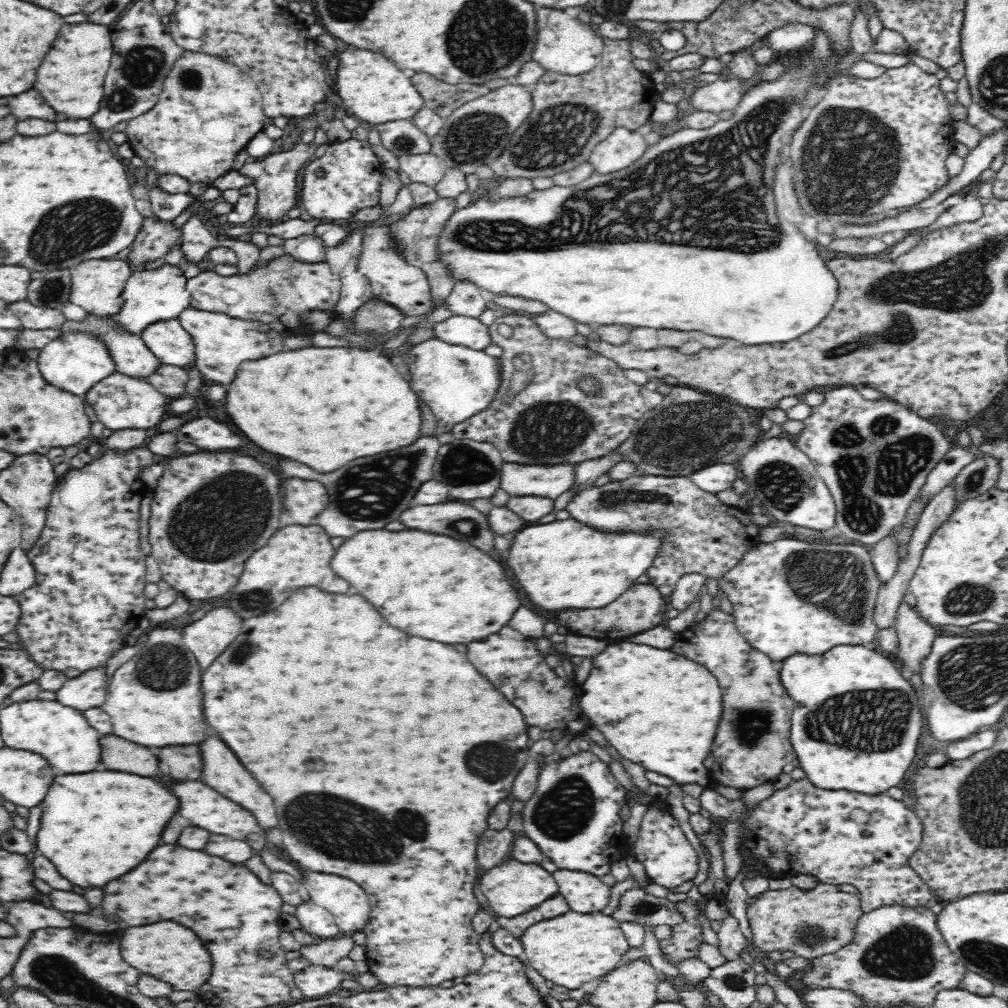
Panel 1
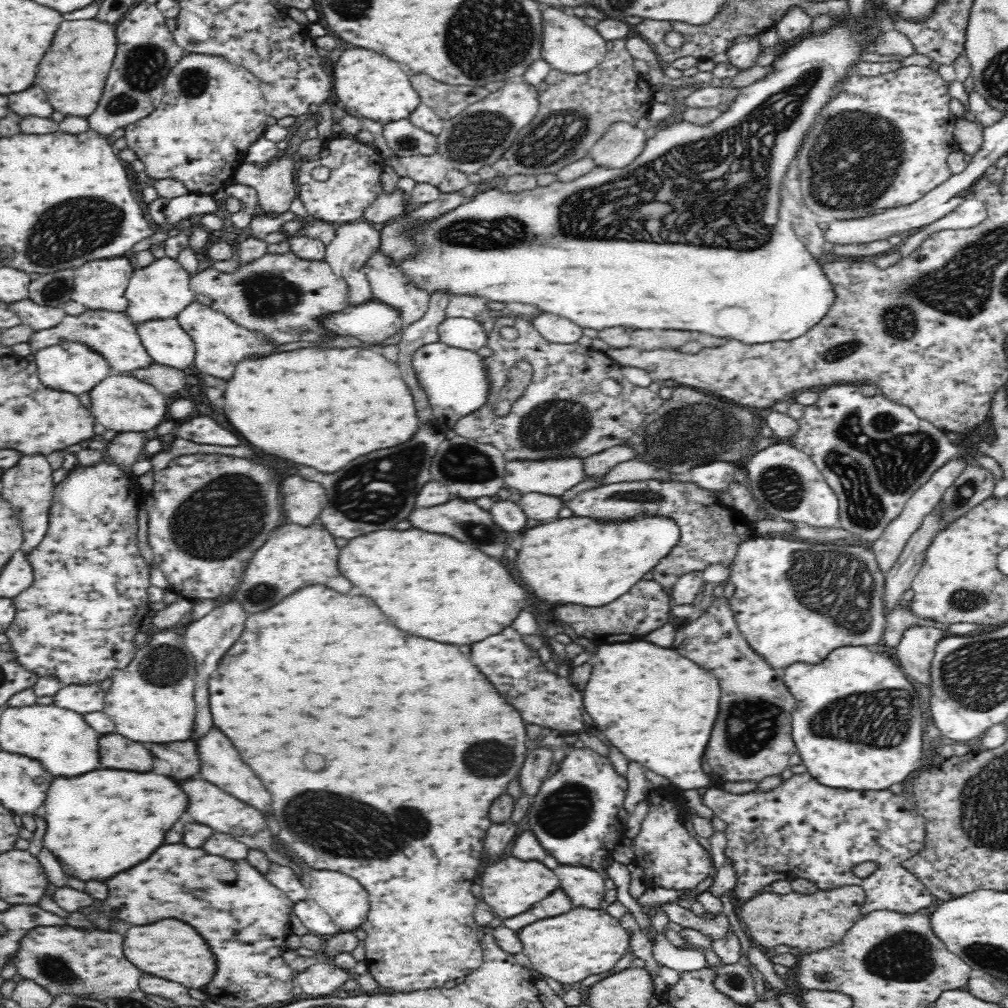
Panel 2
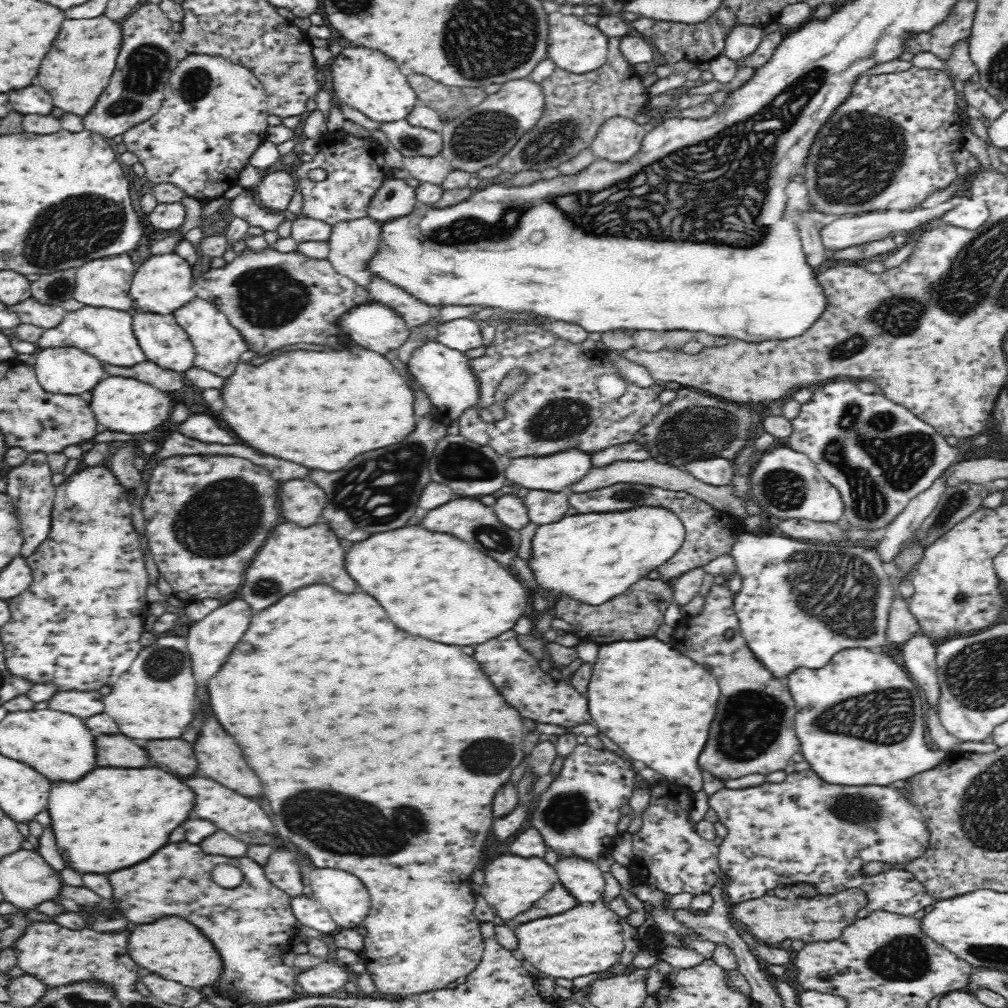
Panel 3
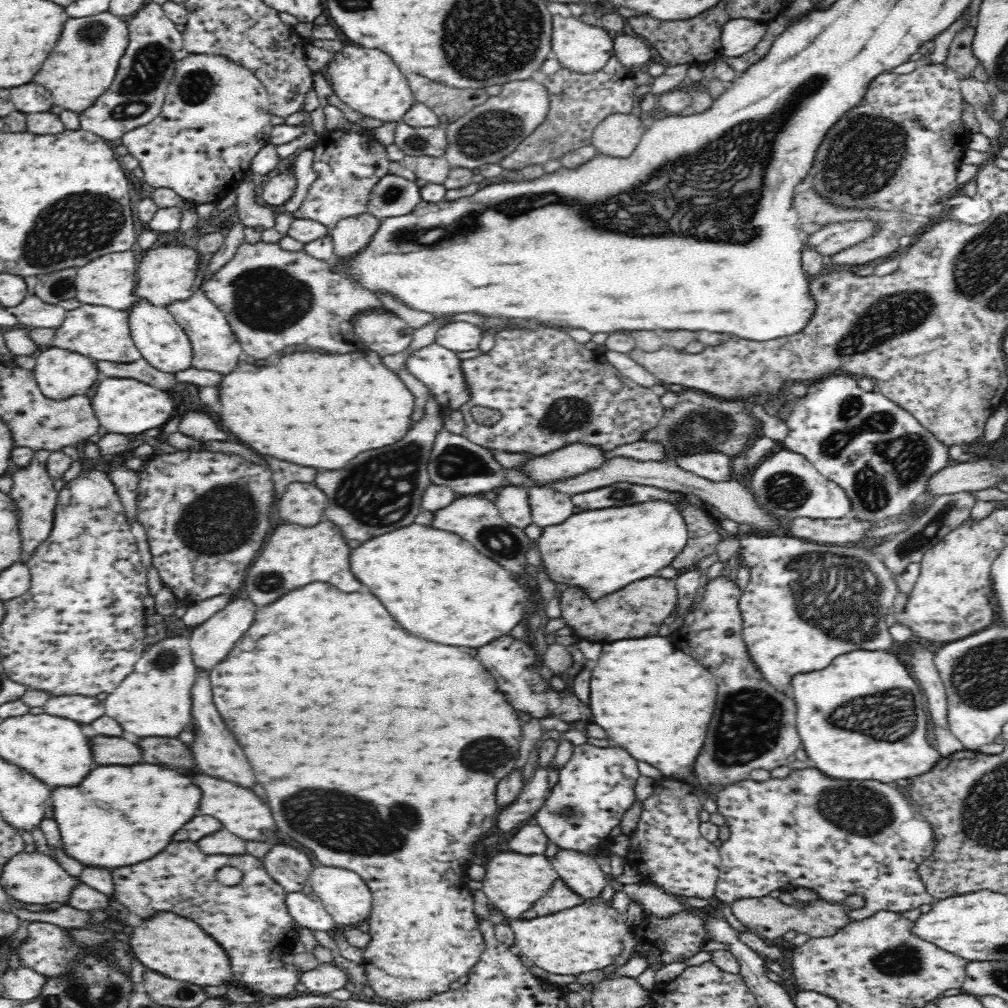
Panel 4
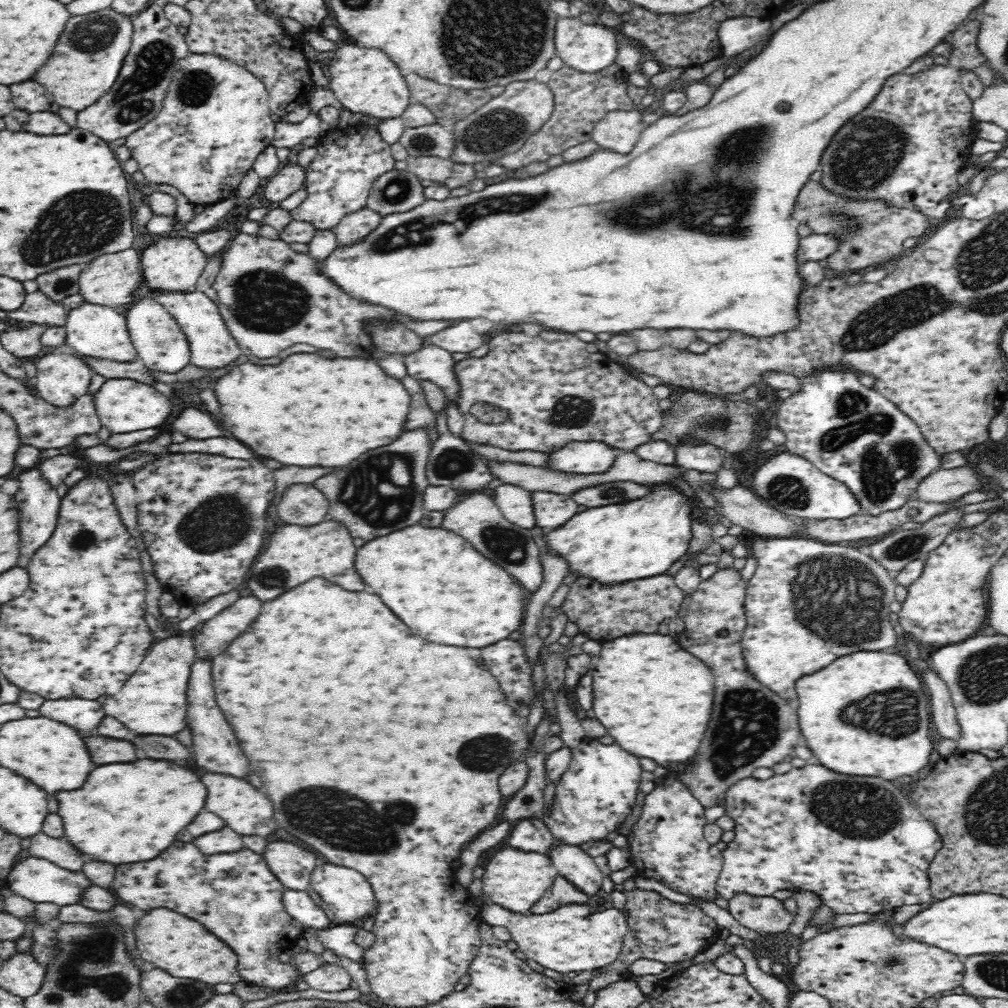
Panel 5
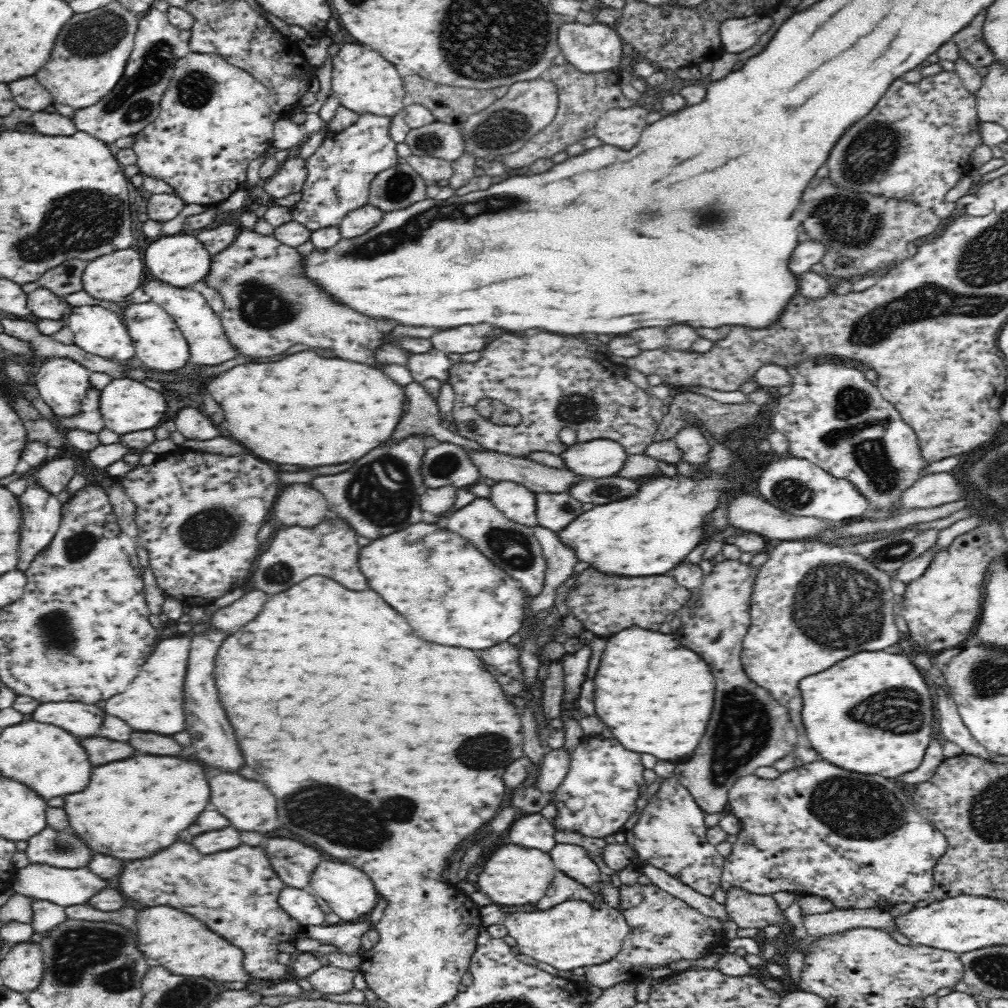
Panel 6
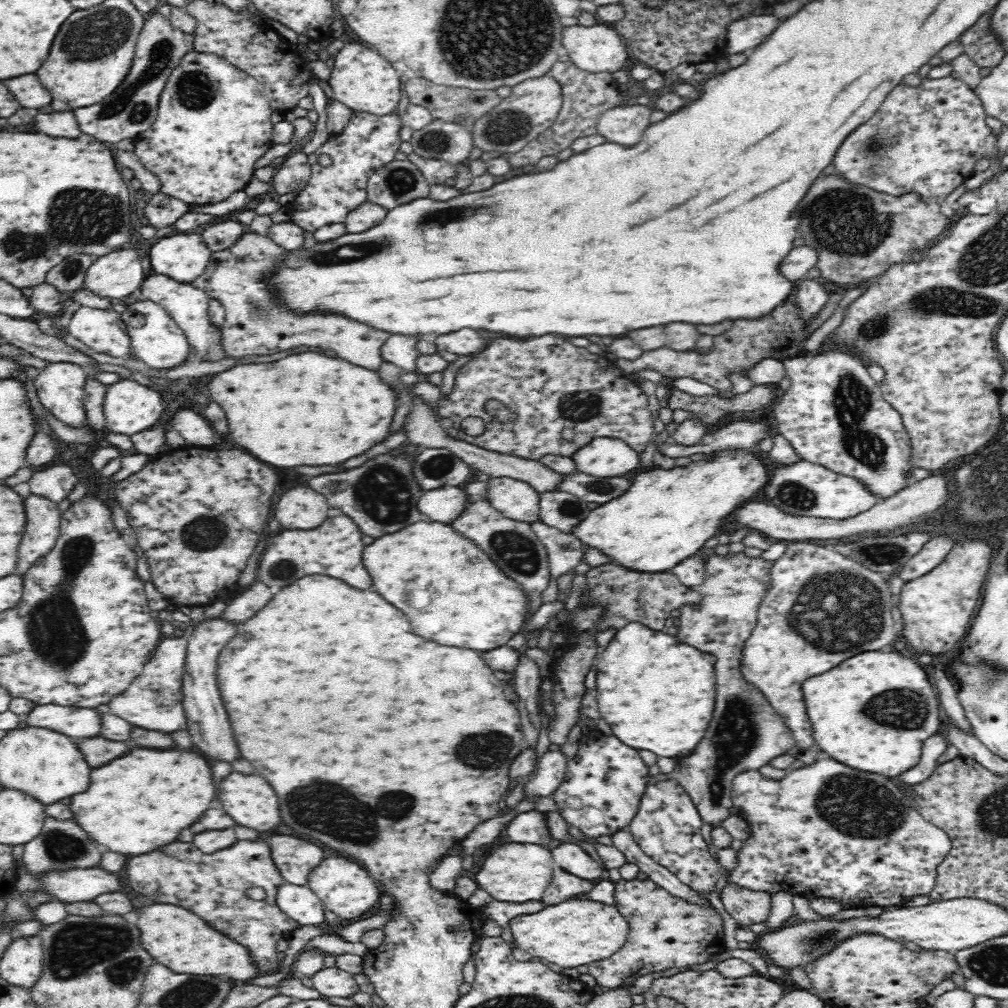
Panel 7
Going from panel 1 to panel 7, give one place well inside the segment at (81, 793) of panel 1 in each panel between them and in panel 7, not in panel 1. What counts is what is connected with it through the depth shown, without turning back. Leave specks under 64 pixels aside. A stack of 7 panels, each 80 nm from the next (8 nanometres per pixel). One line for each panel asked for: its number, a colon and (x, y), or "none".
2: (102, 823)
3: (116, 817)
4: (120, 815)
5: (124, 813)
6: (131, 808)
7: (137, 803)

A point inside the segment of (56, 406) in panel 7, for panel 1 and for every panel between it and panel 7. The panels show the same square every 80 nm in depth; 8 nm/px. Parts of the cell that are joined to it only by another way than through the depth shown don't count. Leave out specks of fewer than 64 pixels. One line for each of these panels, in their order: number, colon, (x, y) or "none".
1: (74, 362)
2: (71, 367)
3: (65, 371)
4: (60, 373)
5: (62, 378)
6: (62, 383)

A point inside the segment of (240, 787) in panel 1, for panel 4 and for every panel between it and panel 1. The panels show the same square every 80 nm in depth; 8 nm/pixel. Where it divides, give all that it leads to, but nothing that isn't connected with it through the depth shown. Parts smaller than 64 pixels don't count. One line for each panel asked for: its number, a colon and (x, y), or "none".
2: (221, 764)
3: (219, 758)
4: (216, 752)

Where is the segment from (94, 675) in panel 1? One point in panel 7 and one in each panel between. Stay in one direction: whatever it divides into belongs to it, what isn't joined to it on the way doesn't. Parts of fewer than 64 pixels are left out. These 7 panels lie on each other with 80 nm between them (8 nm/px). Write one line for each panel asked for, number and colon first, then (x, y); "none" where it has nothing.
2: (82, 699)
3: (81, 704)
4: (85, 709)
5: (83, 714)
6: (80, 719)
7: (75, 722)

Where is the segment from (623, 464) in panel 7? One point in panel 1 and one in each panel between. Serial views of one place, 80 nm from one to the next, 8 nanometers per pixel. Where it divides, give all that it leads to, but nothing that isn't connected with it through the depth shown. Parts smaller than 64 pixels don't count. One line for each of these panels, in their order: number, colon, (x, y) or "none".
1: (517, 479)
2: (554, 477)
3: (554, 473)
4: (577, 458)
5: (594, 457)
6: (600, 458)

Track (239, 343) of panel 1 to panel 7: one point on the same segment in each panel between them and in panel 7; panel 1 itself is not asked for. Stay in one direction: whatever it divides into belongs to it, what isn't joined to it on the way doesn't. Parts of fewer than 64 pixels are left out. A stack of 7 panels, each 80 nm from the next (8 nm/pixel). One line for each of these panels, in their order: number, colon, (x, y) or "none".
2: (220, 344)
3: (217, 344)
4: (215, 347)
5: (212, 346)
6: (202, 328)
7: (188, 306)

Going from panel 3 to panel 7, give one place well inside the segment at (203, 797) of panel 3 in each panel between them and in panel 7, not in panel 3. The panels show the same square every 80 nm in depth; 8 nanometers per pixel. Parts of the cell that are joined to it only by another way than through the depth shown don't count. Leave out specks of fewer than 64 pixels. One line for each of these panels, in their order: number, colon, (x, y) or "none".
4: (242, 812)
5: (246, 811)
6: (249, 805)
7: (249, 799)

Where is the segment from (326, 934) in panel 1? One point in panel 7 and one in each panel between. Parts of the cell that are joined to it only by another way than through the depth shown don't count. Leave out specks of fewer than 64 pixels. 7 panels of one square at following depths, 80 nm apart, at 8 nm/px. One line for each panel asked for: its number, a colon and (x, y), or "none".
2: (314, 917)
3: (309, 912)
4: (308, 913)
5: (298, 904)
6: (300, 904)
7: (299, 902)

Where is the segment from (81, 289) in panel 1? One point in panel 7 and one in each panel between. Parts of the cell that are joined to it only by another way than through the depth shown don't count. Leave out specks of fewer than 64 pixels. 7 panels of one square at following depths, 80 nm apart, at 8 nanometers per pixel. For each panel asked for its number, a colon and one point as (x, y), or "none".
2: (101, 283)
3: (105, 282)
4: (110, 280)
5: (111, 279)
6: (114, 276)
7: (119, 273)

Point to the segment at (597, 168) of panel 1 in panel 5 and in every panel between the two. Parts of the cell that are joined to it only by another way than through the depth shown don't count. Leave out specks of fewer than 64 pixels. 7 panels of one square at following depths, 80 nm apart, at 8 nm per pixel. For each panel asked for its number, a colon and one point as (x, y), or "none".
2: (622, 142)
3: (618, 139)
4: (618, 134)
5: (619, 130)

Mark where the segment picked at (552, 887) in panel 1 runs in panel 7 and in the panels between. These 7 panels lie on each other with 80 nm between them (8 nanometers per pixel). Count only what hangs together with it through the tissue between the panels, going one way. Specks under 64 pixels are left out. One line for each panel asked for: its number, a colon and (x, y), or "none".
2: (514, 886)
3: (512, 883)
4: (513, 882)
5: (516, 880)
6: (513, 876)
7: (513, 872)

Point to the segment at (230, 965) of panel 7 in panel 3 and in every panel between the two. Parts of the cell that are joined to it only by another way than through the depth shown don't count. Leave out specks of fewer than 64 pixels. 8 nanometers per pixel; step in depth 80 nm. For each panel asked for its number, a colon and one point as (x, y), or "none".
3: (172, 947)
4: (180, 949)
5: (181, 946)
6: (184, 945)

